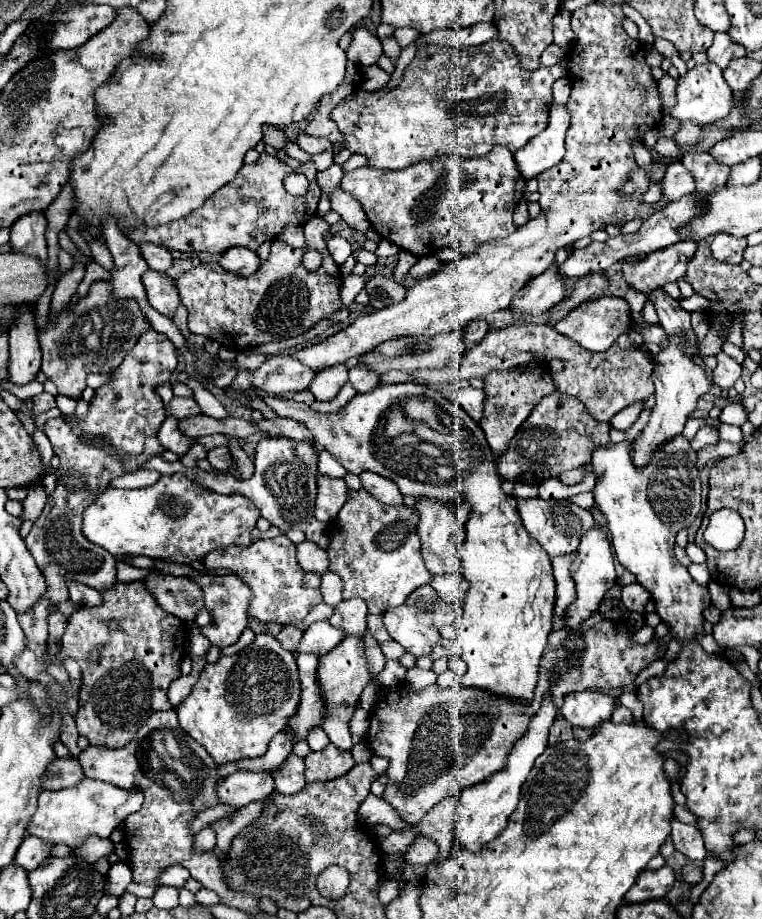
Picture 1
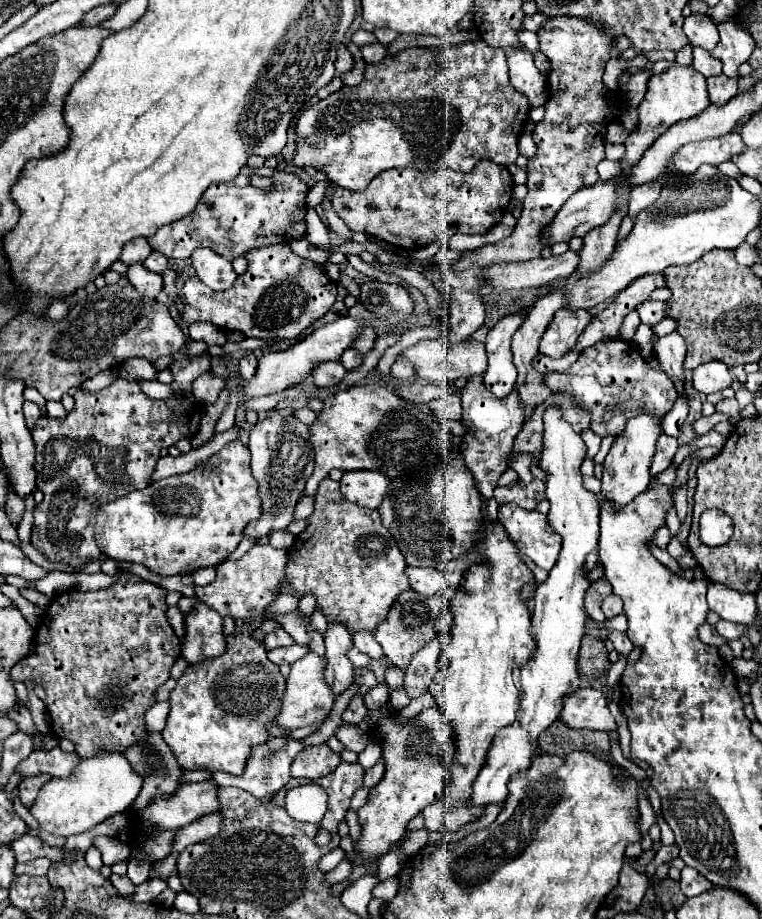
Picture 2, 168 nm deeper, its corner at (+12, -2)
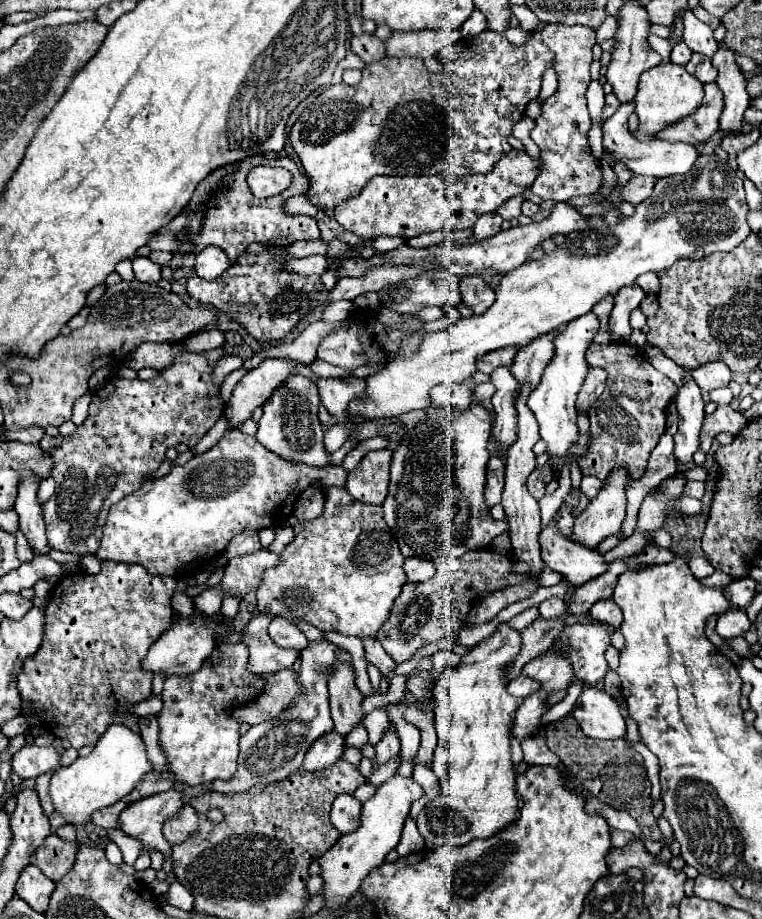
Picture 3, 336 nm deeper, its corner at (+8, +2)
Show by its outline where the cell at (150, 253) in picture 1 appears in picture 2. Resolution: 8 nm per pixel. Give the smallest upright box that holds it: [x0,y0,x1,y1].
[143,252,167,274]

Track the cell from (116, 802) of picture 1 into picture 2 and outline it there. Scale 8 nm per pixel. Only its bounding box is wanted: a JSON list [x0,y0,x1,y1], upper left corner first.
[31,750,143,836]

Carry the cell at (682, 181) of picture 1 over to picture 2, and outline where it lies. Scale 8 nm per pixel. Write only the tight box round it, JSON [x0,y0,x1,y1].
[629,180,661,218]

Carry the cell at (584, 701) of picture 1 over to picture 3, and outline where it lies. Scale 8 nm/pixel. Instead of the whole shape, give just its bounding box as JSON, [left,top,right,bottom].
[571,688,625,740]

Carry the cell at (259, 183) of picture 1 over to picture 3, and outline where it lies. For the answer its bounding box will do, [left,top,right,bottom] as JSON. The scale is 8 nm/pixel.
[185,156,319,260]

